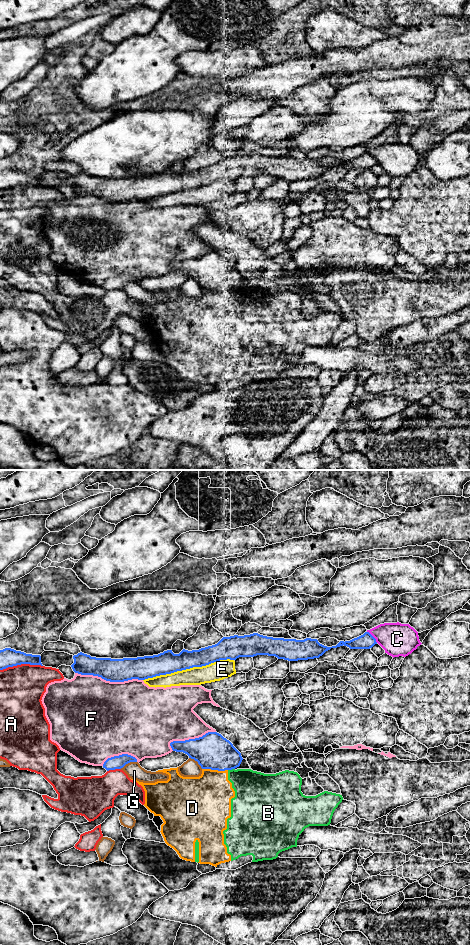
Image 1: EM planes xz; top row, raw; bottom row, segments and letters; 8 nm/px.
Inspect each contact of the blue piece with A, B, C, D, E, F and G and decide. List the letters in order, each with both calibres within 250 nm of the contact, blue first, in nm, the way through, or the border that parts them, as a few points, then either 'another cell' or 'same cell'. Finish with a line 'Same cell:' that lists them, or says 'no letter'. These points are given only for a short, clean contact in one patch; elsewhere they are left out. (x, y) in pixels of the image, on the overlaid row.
A: 150/360 nm | another cell
B: 280/300 nm | another cell
C: 130/260 nm | along xz (367, 631), (377, 642) | another cell
D: 280/380 nm | another cell
E: 180/150 nm | another cell
F: 190/480 nm | another cell
G: 110/130 nm | another cell
Same cell: no letter

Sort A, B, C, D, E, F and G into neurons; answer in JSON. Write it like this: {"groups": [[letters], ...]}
{"groups": [["A"], ["B", "D"], ["C"], ["E"], ["F"], ["G"]]}

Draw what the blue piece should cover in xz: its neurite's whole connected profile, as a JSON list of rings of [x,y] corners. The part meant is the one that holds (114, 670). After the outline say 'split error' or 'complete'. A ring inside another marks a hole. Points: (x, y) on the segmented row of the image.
[[[253,633],[244,636],[223,637],[217,644],[201,648],[199,650],[188,651],[183,649],[179,654],[174,654],[172,650],[164,651],[158,655],[144,656],[137,658],[96,658],[82,652],[73,656],[74,663],[71,665],[75,673],[81,675],[93,675],[101,677],[110,682],[124,682],[132,679],[145,680],[160,675],[171,674],[177,671],[202,667],[220,660],[236,660],[239,657],[254,657],[257,655],[275,656],[278,659],[288,661],[308,660],[319,658],[331,648],[347,646],[350,649],[370,649],[377,644],[376,639],[369,633],[354,638],[350,641],[340,641],[336,646],[327,647],[318,642],[317,639],[306,638],[304,640],[273,638]]]; complete

